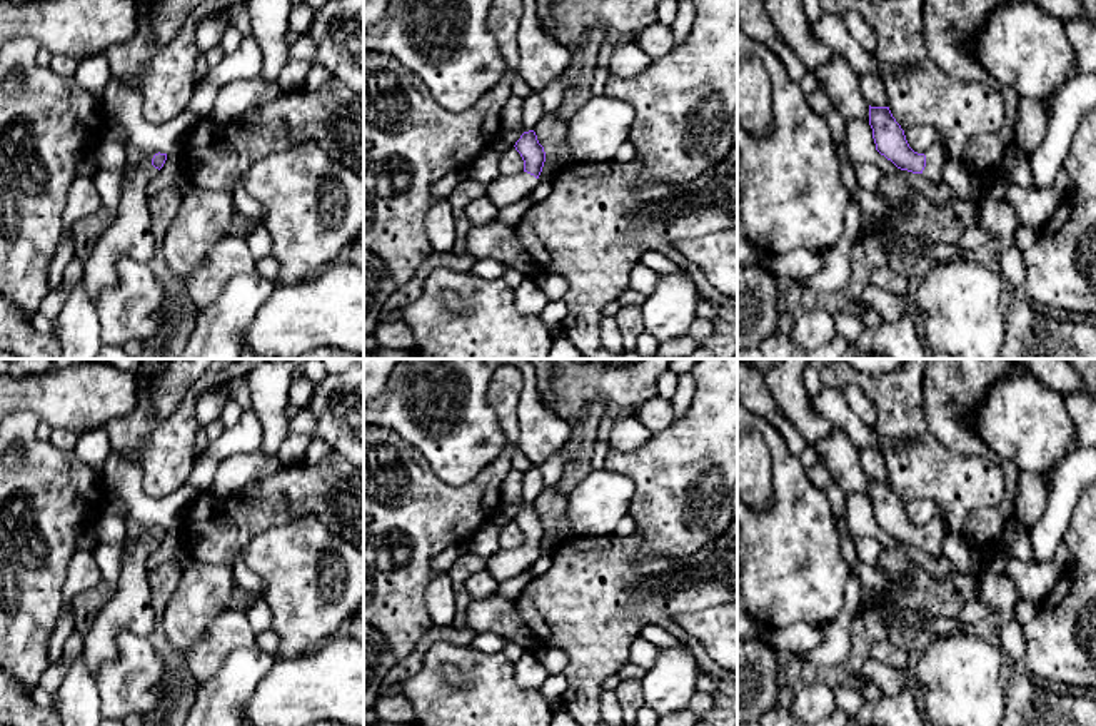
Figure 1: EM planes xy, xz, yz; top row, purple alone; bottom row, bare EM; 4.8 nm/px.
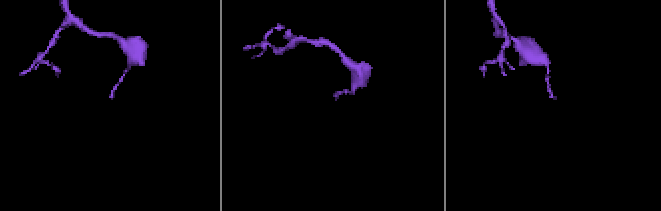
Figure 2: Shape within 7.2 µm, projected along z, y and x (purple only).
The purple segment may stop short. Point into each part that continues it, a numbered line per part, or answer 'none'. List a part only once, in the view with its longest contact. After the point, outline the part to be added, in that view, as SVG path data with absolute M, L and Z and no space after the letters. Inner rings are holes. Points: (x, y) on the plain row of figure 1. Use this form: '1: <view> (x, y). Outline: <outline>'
1: yz (936, 529). Outline: M938 511L934 519L924 526L926 529L926 541L923 544L923 551L933 557L943 557L943 542L946 534L949 532L949 526L944 516Z

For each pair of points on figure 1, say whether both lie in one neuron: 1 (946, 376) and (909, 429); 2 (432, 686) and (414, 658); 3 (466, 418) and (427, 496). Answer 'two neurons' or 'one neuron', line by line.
1: two neurons
2: two neurons
3: two neurons

